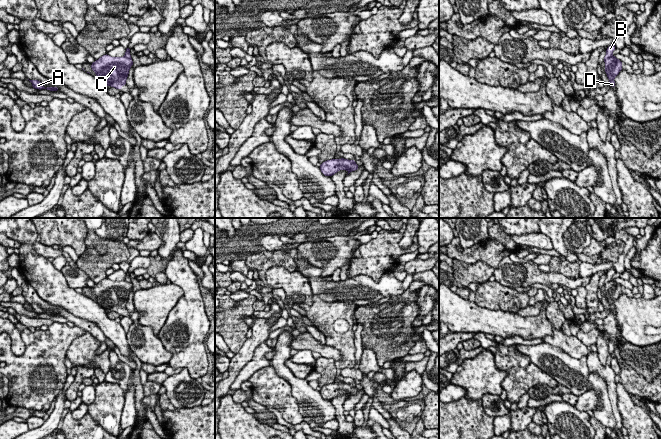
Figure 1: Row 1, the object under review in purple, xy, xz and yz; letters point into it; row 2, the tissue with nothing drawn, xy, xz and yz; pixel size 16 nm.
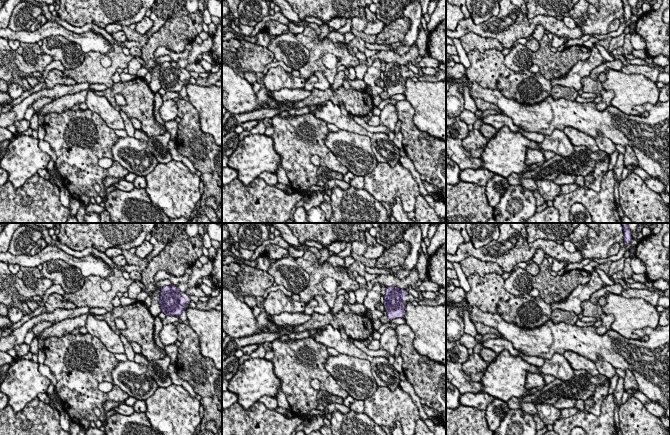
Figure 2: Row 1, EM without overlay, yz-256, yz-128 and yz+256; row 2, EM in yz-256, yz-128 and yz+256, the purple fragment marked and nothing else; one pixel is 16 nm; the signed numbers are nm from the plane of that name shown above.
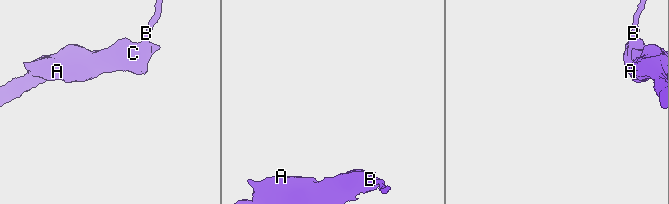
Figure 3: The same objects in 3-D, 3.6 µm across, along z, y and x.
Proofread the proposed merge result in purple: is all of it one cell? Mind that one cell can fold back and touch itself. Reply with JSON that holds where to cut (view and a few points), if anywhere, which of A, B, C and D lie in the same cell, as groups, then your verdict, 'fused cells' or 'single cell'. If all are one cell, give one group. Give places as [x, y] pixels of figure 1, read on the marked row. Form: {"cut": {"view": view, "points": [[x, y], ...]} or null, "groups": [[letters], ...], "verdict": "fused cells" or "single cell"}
{"cut": {"view": "yz", "points": [[611, 55], [604, 60]]}, "groups": [["A", "C", "D"], ["B"]], "verdict": "fused cells"}

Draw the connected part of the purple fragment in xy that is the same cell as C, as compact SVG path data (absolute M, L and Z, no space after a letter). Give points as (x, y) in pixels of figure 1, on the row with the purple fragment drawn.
M108 54L103 55L94 63L91 63L91 69L96 73L96 77L105 86L111 86L118 90L126 85L130 67L133 66L133 60L124 57L111 57Z

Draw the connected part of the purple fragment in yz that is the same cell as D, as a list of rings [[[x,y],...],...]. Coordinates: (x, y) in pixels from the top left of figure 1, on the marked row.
[[[615,56],[608,57],[604,60],[605,72],[610,82],[610,86],[615,88],[614,78],[619,74],[622,68],[622,61],[617,59]]]

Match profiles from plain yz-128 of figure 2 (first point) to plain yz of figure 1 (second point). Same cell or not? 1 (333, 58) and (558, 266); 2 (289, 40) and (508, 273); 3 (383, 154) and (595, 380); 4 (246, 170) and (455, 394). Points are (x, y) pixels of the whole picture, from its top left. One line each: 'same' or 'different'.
1: different
2: same
3: different
4: different

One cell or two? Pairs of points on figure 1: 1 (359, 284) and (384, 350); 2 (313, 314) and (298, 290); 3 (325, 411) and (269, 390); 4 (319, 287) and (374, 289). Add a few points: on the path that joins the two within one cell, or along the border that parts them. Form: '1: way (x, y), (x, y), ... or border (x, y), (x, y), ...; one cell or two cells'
1: border (368, 304), (357, 307); two cells
2: border (314, 295), (310, 305), (299, 306); two cells
3: border (295, 397), (298, 403), (298, 411), (304, 420); two cells
4: way (333, 289), (360, 289); one cell

